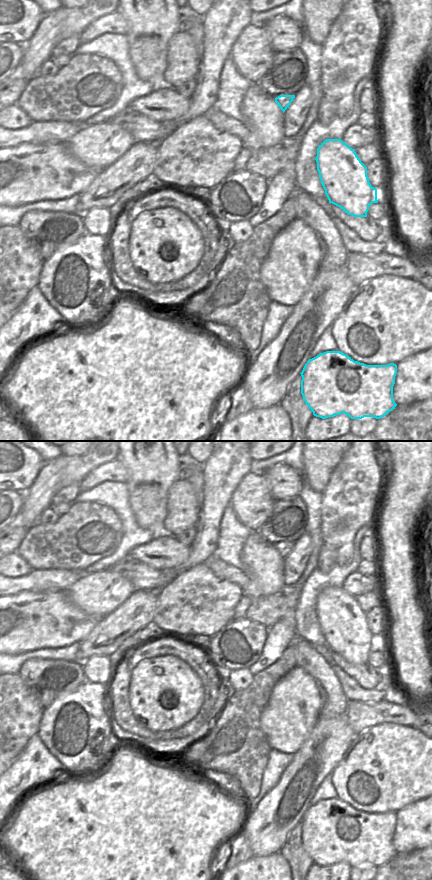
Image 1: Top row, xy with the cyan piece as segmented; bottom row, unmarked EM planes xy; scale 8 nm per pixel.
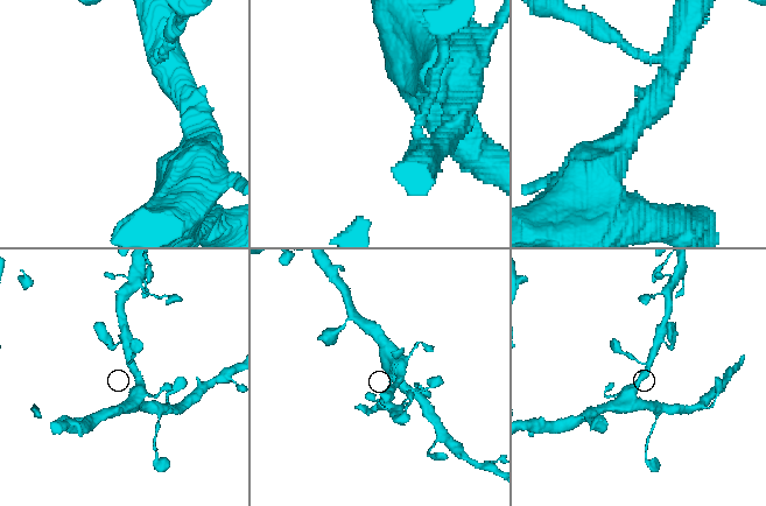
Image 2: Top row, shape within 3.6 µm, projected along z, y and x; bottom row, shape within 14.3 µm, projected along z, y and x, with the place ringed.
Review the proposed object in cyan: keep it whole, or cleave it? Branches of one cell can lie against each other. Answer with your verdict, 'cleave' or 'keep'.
keep

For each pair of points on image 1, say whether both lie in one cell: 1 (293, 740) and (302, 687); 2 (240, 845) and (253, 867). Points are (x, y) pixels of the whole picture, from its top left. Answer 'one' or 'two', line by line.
1: one
2: two

